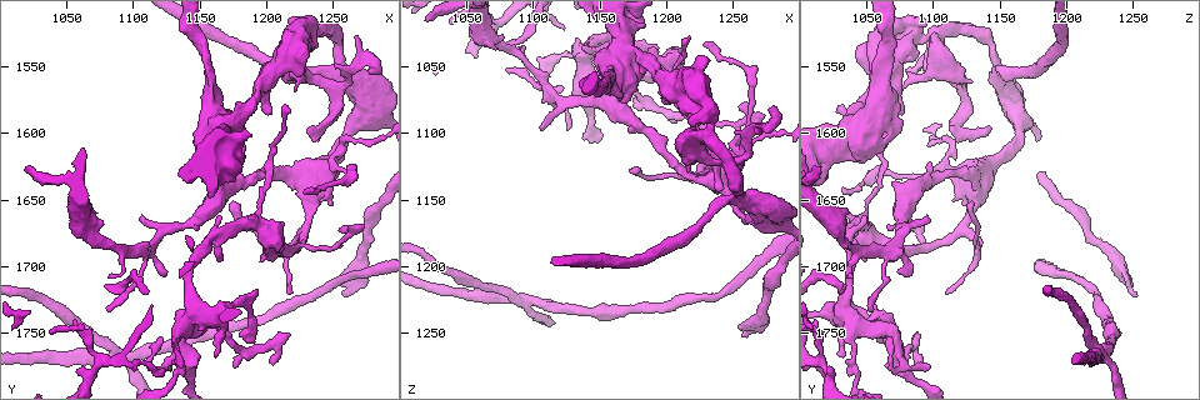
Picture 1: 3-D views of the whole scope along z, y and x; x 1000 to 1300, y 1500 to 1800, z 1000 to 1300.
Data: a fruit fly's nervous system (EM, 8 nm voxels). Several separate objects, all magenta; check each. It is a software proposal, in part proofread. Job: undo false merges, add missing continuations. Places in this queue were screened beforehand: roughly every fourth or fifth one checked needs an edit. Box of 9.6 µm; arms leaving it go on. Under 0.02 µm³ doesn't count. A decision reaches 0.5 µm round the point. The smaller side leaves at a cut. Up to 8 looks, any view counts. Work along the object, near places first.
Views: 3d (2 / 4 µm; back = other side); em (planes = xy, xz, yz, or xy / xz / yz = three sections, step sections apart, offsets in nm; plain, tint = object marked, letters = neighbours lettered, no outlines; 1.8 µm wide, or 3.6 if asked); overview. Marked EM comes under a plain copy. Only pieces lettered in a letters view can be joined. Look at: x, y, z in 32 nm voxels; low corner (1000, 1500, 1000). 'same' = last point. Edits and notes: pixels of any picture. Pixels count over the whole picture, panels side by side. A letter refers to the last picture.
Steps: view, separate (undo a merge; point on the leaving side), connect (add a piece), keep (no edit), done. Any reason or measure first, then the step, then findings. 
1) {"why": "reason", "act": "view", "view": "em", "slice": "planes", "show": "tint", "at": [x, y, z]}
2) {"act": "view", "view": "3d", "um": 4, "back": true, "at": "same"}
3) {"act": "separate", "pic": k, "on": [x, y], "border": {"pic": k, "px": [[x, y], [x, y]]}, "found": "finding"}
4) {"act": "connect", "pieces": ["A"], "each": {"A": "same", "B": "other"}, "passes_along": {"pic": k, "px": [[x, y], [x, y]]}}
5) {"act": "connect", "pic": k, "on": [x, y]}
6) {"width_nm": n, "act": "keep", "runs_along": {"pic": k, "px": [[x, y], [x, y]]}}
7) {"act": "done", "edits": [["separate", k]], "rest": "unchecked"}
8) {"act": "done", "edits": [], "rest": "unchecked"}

{"why": "three-way junction", "act": "view", "view": "3d", "um": 2, "at": [1194, 1666, 1048]}

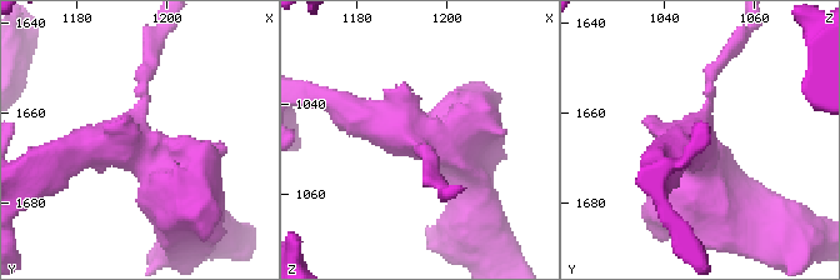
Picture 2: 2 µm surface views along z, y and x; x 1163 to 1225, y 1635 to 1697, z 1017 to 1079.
{"arms": 3, "act": "view", "view": "em", "um": 3.6, "slice": "planes", "show": "letters", "at": [1192, 1667, 1047]}

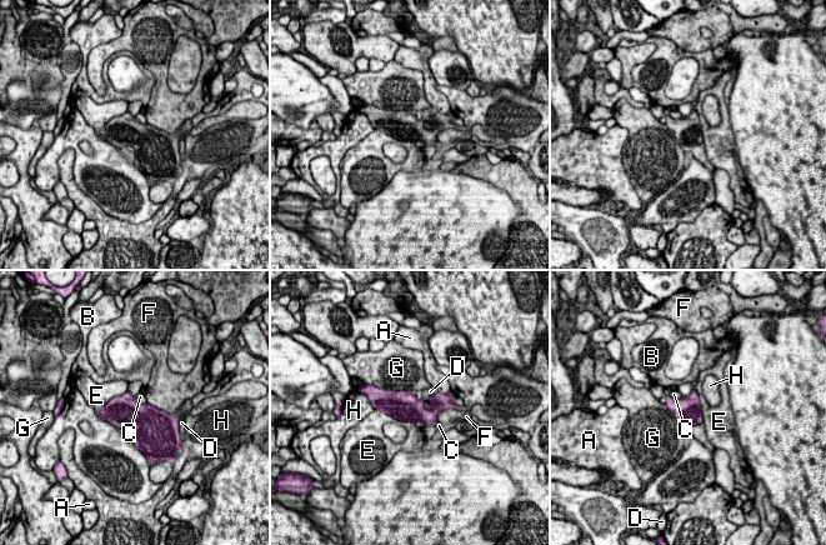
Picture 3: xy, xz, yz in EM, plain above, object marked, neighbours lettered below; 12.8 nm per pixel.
{"act": "keep", "each": {"A": "other", "B": "other", "C": "other", "D": "other", "E": "other", "F": "other", "G": "other", "H": "other"}, "border": {"pic": 3, "px": [[134, 395], [139, 401], [146, 403]]}, "found": "all the same cell"}

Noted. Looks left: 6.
{"why": "thick turns thin", "act": "view", "view": "3d", "um": 4, "at": [1178, 1592, 1042]}

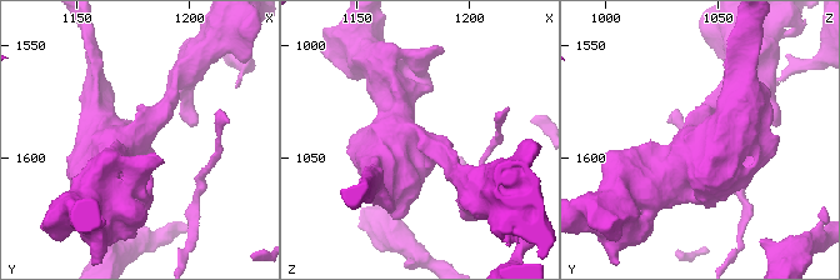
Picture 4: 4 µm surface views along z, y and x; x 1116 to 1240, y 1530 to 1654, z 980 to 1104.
{"act": "view", "view": "em", "um": 3.6, "slice": "xz", "step": 8, "show": "tint", "at": [1176, 1592, 1042]}

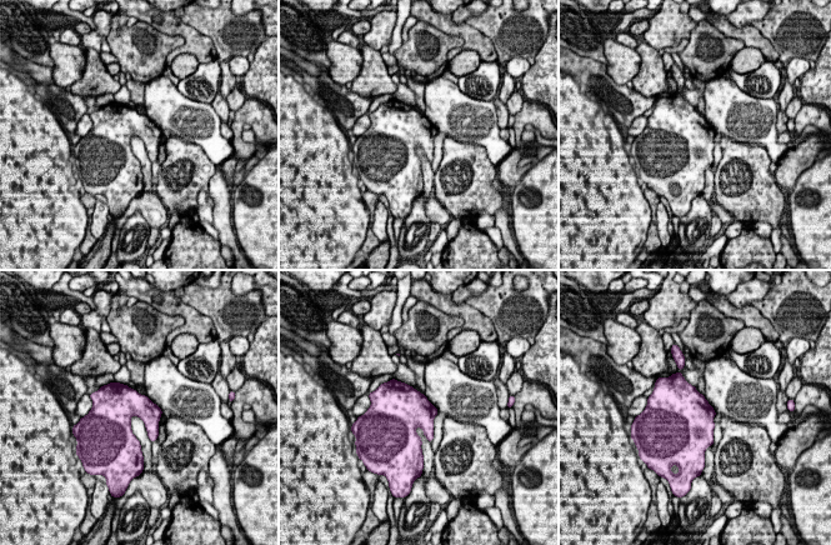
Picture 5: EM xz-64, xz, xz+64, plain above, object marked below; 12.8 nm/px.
{"why": "another direction", "act": "view", "view": "em", "um": 3.6, "slice": "planes", "show": "letters", "at": "same"}

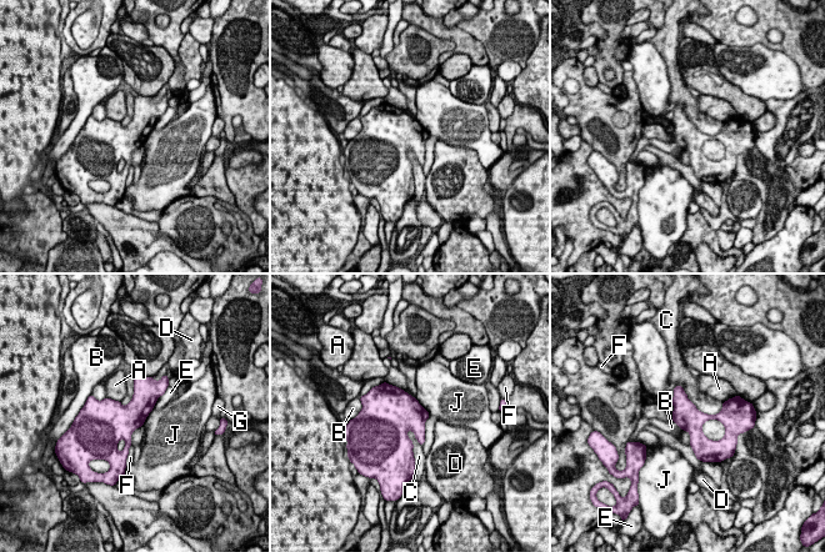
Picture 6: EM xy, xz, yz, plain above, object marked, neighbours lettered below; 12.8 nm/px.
{"longest_contact_nm": ["C", 700], "act": "keep", "each": {"A": "other", "B": "other", "C": "other", "D": "other", "E": "other", "F": "other", "G": "other", "J": "other"}, "border": {"pic": 6, "px": [[675, 385], [699, 410], [721, 410]]}, "found": "one cell here"}

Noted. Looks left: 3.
{"why": "side arm on a straight run", "act": "view", "view": "3d", "um": 4, "at": [1254, 1550, 1146]}

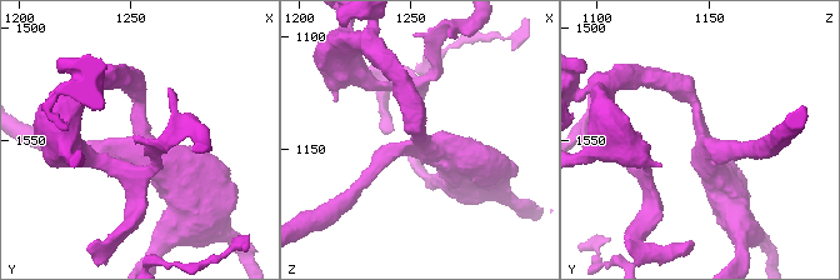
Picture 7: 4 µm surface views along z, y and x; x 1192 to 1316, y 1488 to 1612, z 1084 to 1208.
{"arms": 3, "arm_widths_nm": [220, 240, 460], "why": "shape alone is not enough", "act": "view", "view": "em", "slice": "yz", "step": 16, "show": "tint", "at": [1255, 1551, 1149]}

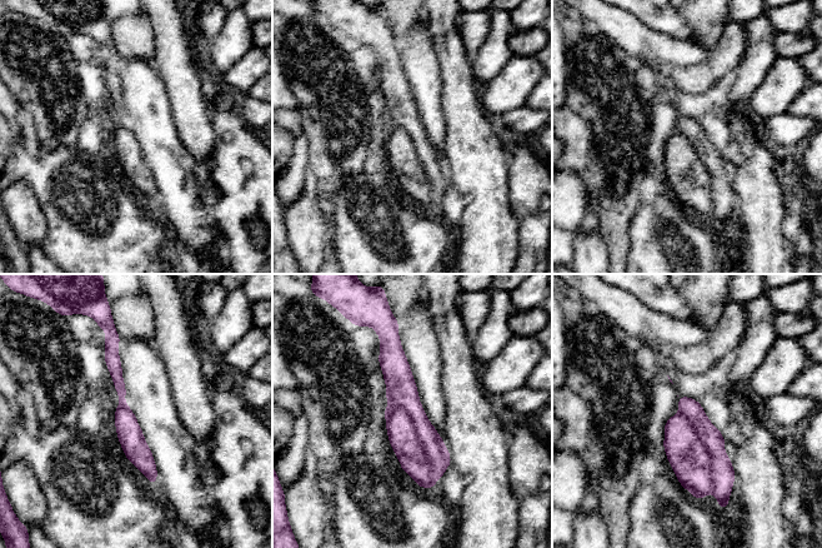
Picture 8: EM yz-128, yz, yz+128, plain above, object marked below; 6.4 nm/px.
{"act": "view", "view": "em", "slice": "planes", "show": "letters", "at": "same"}

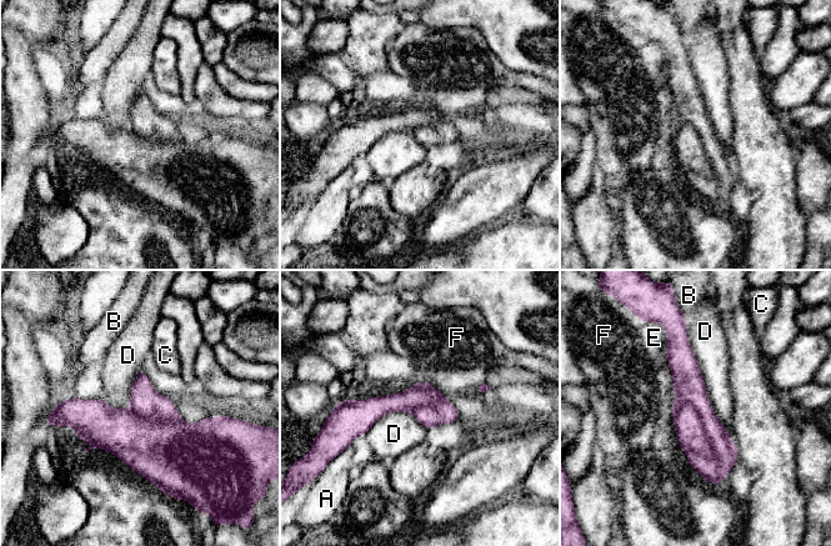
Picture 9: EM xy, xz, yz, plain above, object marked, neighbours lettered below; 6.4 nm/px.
{"longest_contact_nm": ["D", 800], "act": "keep", "each": {"A": "other", "B": "other", "C": "other", "D": "other", "E": "other", "F": "other"}, "border": {"pic": 9, "px": [[685, 325], [709, 402], [732, 441]]}, "found": "all the same cell"}

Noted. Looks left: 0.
{"act": "done", "edits": [], "rest": "unchecked"}

